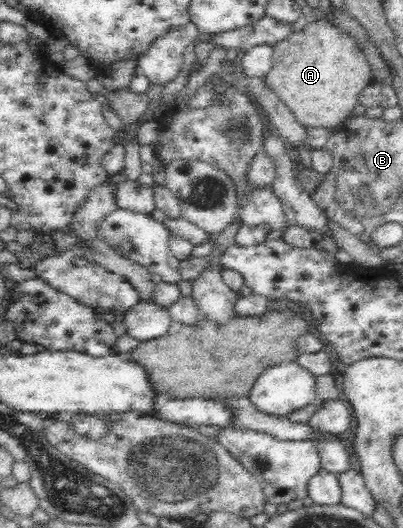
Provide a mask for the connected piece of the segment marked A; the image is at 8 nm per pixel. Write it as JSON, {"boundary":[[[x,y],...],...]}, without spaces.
{"boundary":[[[324,17],[311,20],[302,30],[291,32],[272,46],[272,65],[263,79],[307,129],[338,126],[359,105],[359,91],[372,84],[364,51],[350,35]]]}

